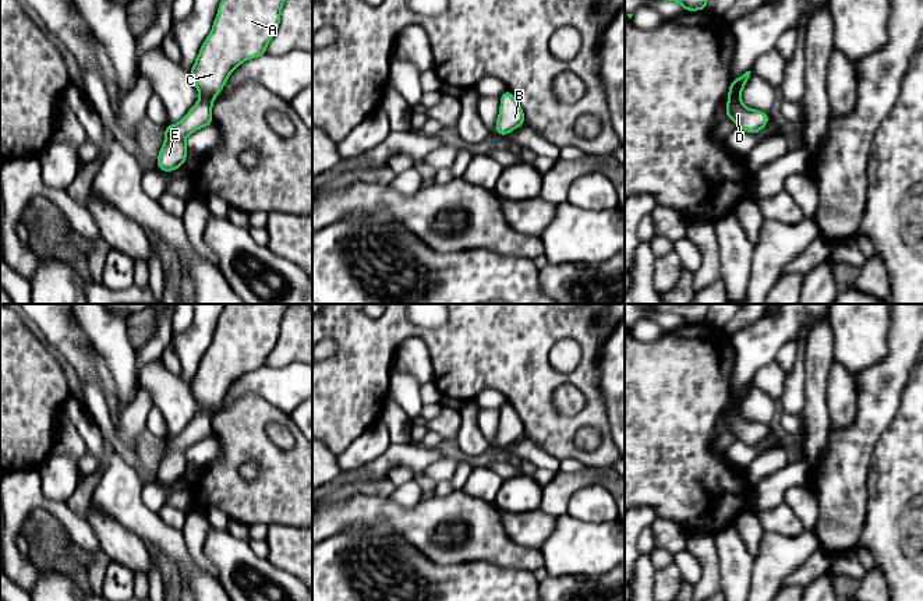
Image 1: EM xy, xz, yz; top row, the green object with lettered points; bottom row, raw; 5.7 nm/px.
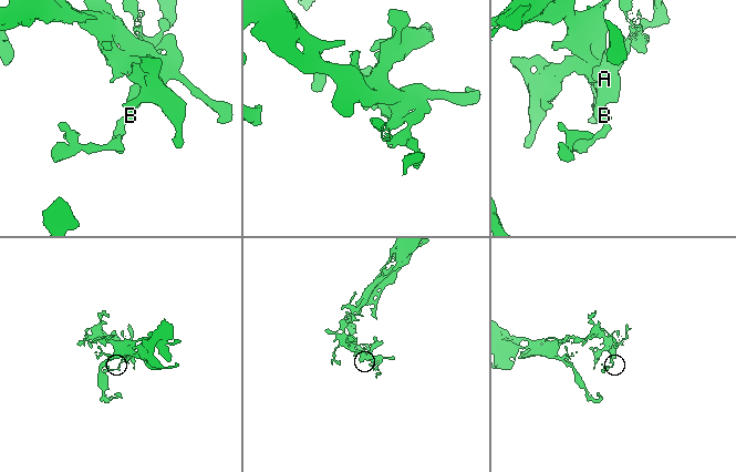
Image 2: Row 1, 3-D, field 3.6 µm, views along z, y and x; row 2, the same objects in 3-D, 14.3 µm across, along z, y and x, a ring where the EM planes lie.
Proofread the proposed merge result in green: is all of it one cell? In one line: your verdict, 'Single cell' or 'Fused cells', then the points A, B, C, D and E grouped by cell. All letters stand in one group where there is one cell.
Single cell. Groups: A B C D E

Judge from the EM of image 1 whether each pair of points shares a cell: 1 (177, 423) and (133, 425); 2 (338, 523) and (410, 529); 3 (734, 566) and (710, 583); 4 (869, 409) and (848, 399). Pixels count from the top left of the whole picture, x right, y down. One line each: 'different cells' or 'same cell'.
1: different cells
2: same cell
3: different cells
4: different cells

